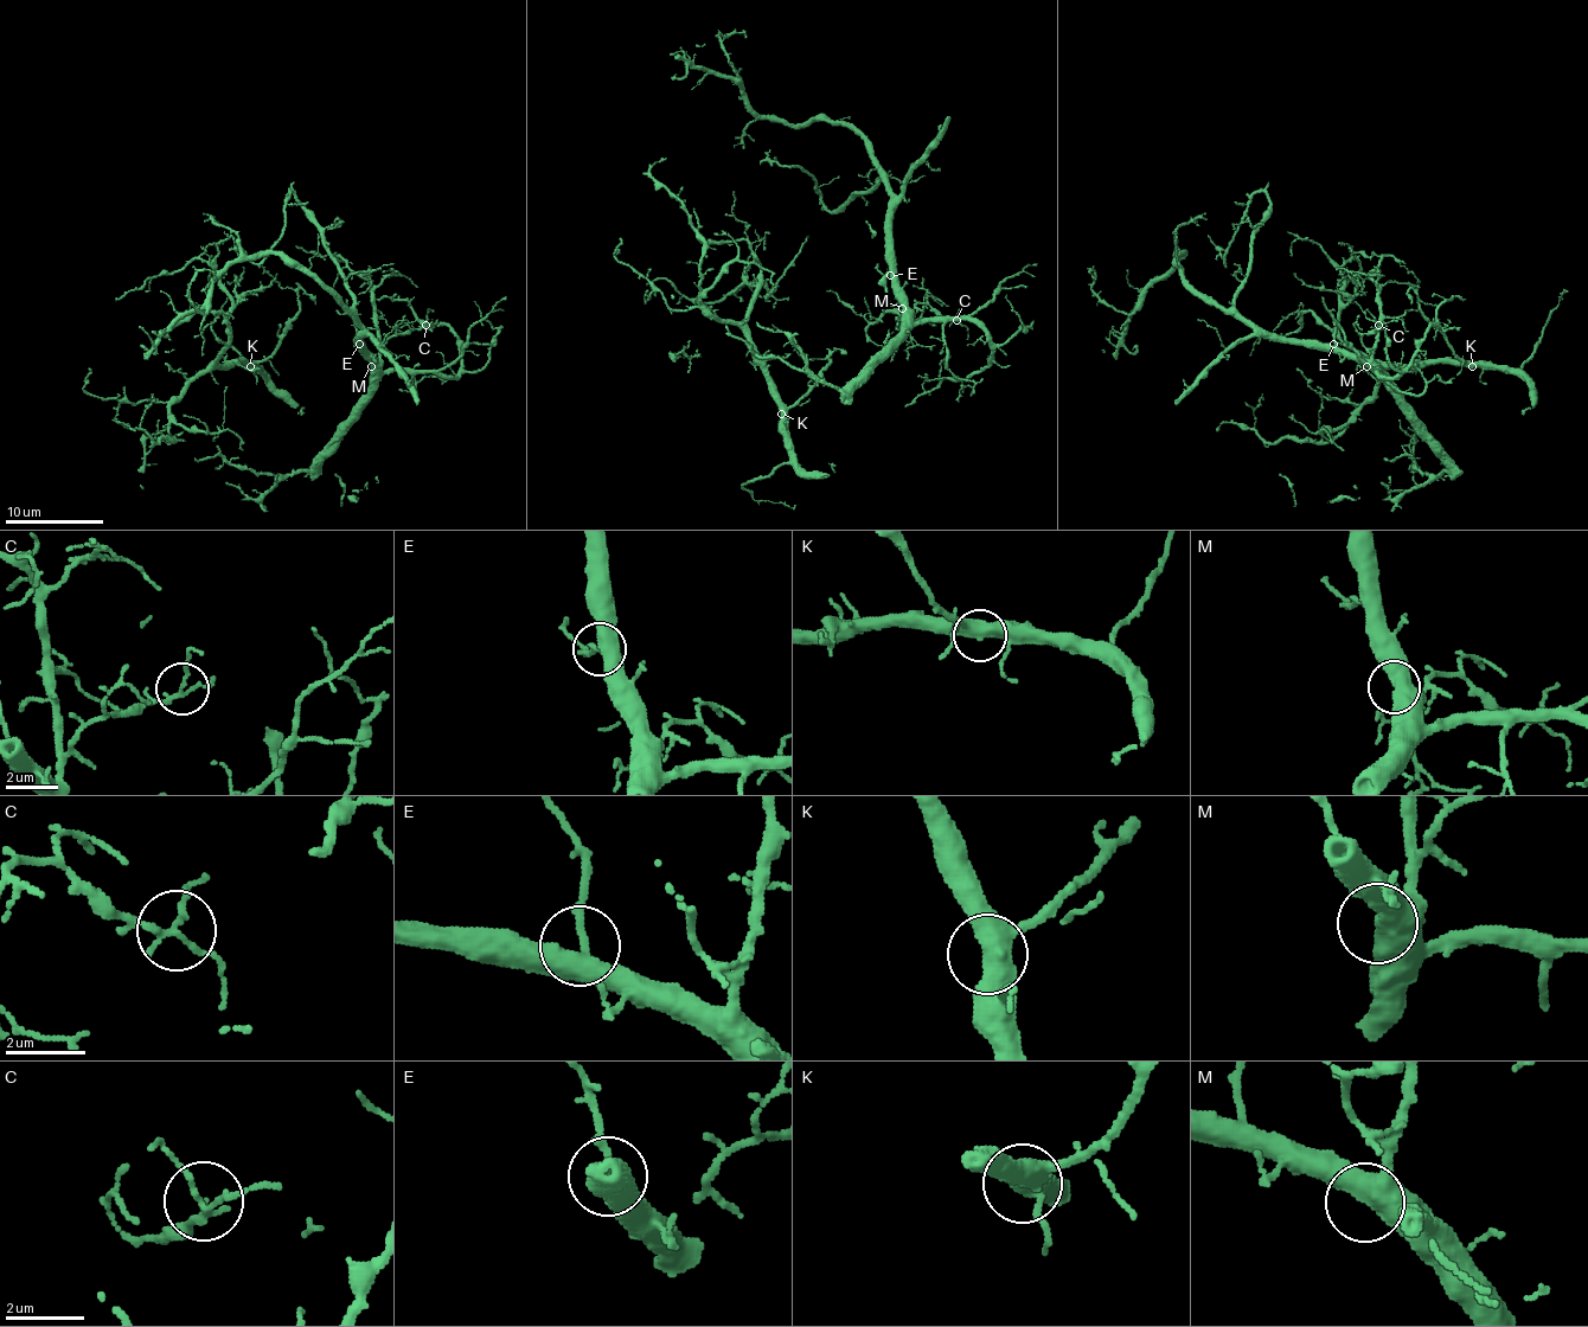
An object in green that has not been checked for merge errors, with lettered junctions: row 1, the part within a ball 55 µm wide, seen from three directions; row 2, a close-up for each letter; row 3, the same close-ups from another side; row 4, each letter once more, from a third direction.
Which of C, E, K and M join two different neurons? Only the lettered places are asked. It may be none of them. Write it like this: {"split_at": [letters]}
{"split_at": []}

